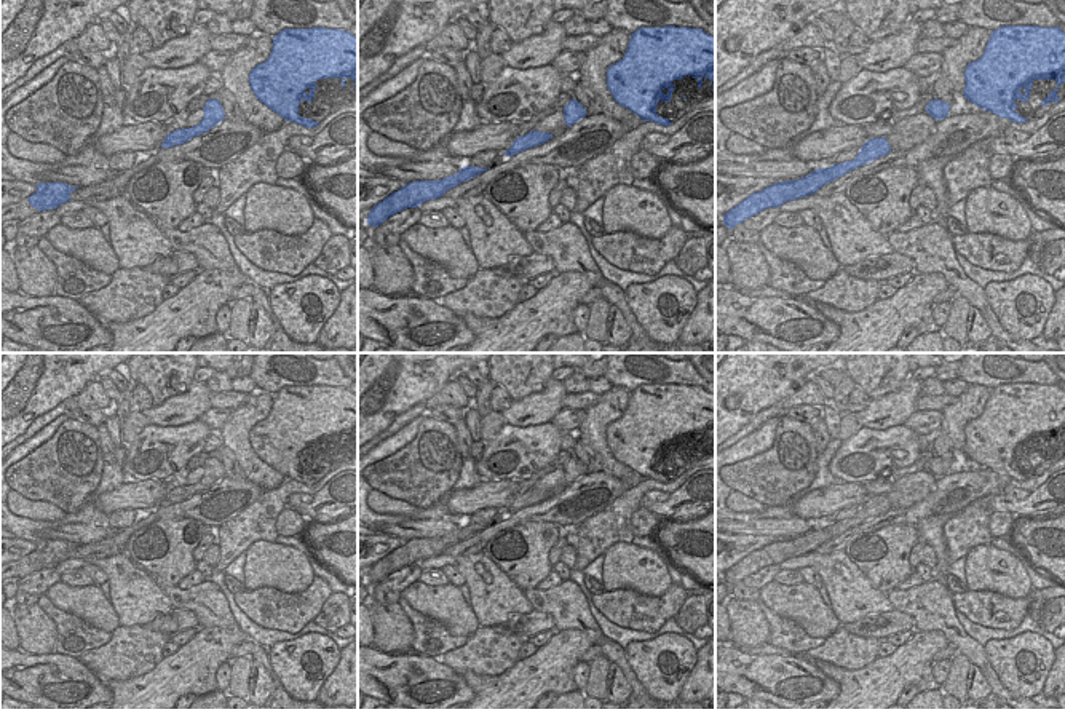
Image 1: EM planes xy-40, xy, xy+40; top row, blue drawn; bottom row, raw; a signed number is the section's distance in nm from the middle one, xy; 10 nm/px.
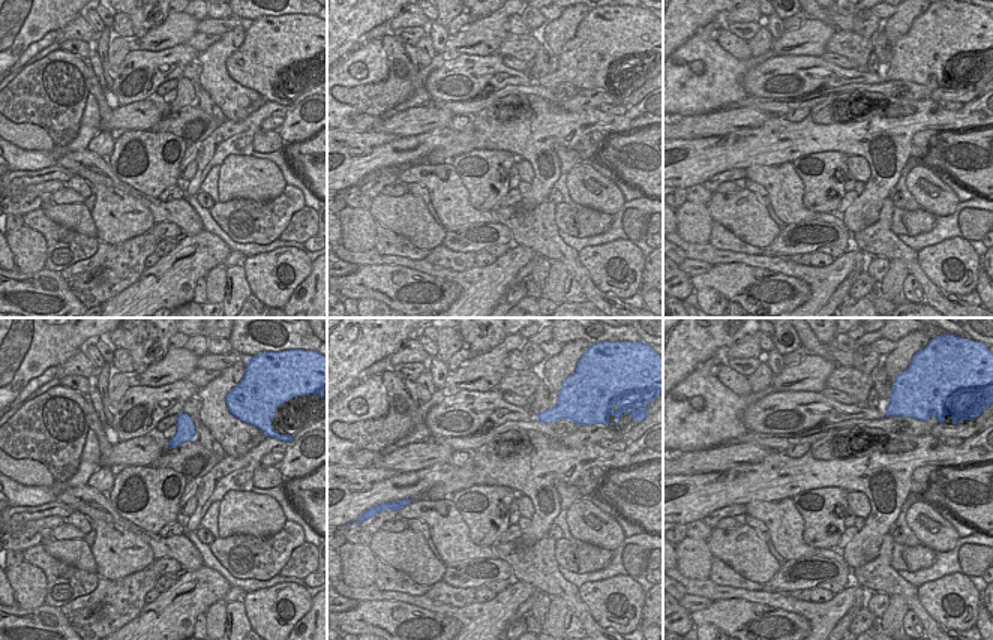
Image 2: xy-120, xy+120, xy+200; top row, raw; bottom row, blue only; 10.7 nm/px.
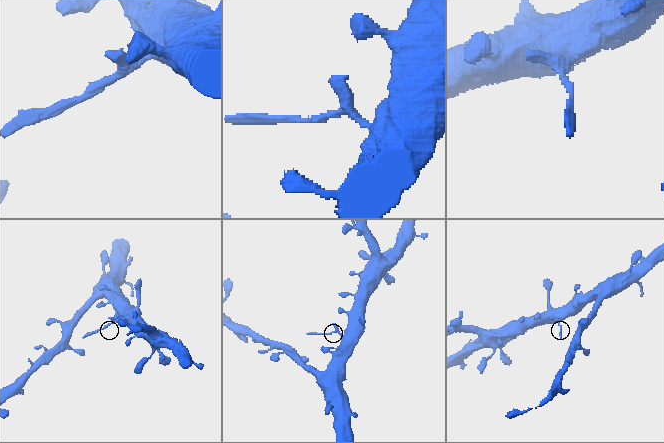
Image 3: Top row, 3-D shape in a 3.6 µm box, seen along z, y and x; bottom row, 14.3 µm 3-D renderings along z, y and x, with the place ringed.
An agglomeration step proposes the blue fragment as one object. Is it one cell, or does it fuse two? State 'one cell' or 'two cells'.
two cells

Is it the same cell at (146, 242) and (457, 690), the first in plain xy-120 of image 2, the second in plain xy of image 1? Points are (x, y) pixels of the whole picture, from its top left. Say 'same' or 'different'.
different

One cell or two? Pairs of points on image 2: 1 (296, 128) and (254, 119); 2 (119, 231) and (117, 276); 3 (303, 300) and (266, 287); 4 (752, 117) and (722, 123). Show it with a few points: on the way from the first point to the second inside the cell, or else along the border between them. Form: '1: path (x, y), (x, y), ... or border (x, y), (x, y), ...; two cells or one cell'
1: border (311, 95), (284, 117); two cells
2: border (150, 228), (119, 243), (99, 242); two cells
3: border (311, 269), (311, 273), (285, 302); two cells
4: path (744, 119), (729, 120); one cell

